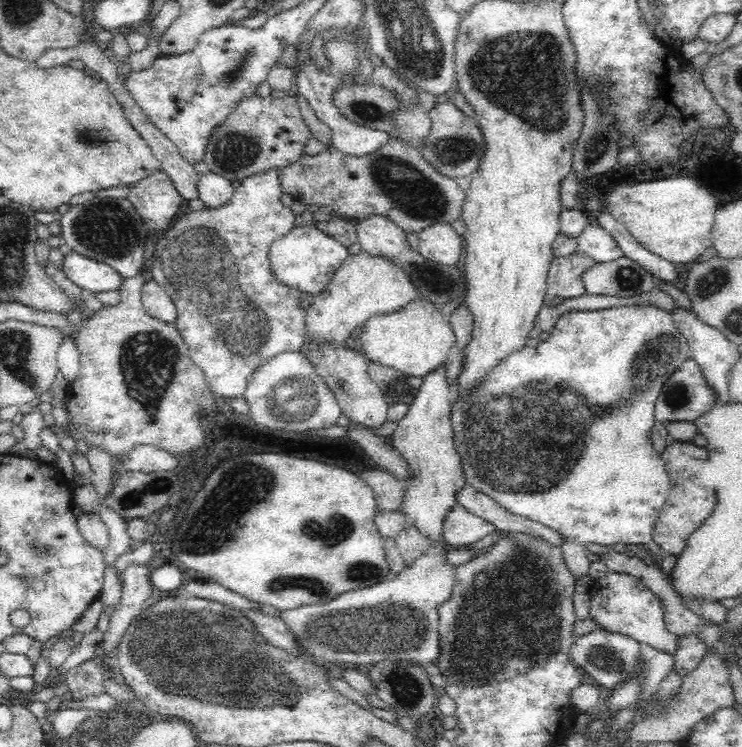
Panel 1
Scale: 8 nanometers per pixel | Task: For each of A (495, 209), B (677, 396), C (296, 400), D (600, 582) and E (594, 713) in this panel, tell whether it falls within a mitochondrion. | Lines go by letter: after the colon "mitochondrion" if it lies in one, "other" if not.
A: other
B: mitochondrion
C: mitochondrion
D: other
E: other

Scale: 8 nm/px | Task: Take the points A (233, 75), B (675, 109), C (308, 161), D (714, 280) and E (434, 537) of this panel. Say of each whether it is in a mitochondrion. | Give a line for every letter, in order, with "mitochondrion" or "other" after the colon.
A: mitochondrion
B: other
C: other
D: mitochondrion
E: other

